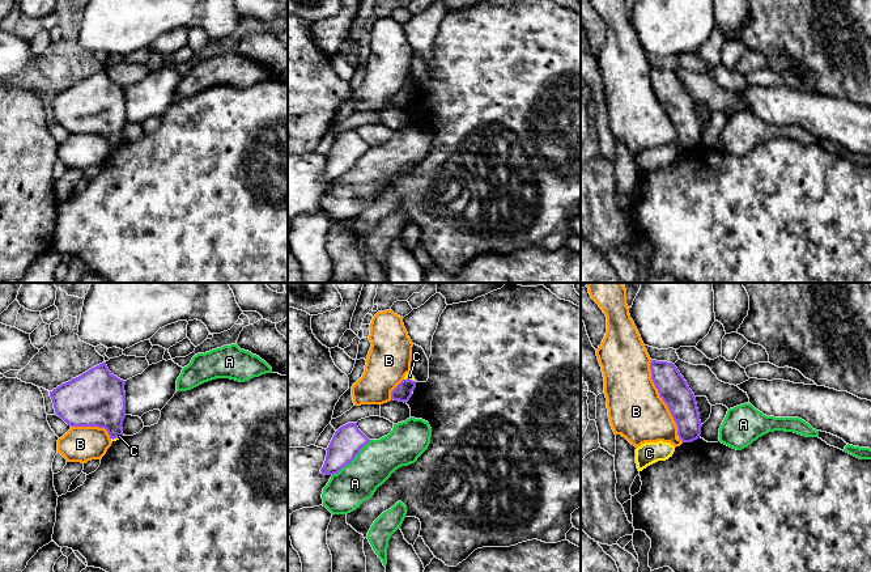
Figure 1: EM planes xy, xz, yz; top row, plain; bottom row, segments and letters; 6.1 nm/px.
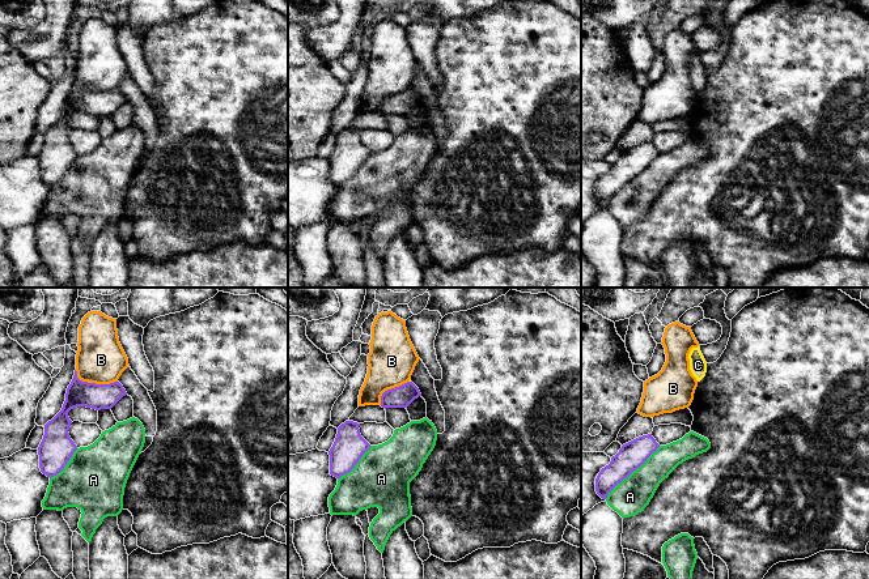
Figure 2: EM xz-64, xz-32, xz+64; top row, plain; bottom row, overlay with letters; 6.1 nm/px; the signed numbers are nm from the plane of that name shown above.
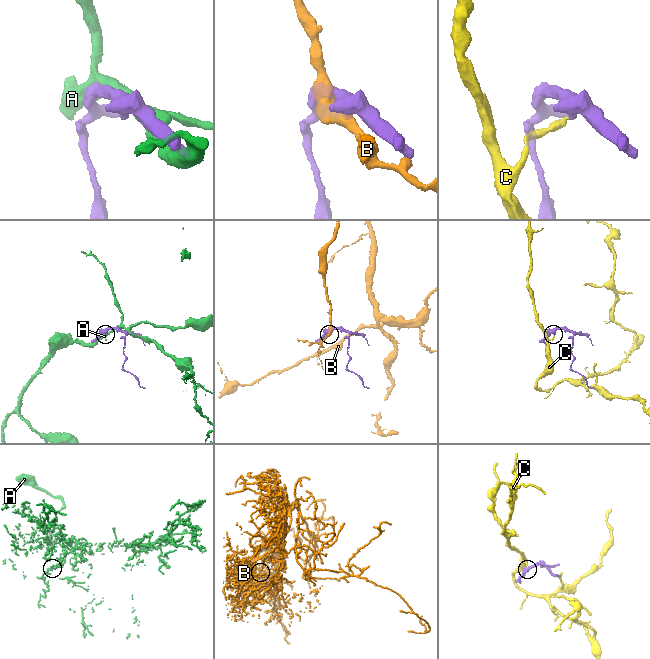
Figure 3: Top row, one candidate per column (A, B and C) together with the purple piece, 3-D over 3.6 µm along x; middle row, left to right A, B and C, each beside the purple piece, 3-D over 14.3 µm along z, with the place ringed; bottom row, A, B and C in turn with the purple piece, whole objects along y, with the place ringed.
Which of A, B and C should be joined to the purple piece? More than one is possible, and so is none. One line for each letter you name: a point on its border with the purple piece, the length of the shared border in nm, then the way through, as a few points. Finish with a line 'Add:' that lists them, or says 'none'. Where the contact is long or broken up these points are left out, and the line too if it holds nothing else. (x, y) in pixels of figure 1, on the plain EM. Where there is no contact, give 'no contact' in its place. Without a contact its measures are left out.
Add: none

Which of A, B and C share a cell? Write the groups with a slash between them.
A / B / C

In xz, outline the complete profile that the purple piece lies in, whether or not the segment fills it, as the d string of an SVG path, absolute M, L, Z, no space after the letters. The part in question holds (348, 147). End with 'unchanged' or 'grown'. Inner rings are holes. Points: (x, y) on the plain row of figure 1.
M348 130L340 134L326 156L327 162L320 179L324 182L337 181L356 165L369 148L358 136L357 130Z | unchanged

